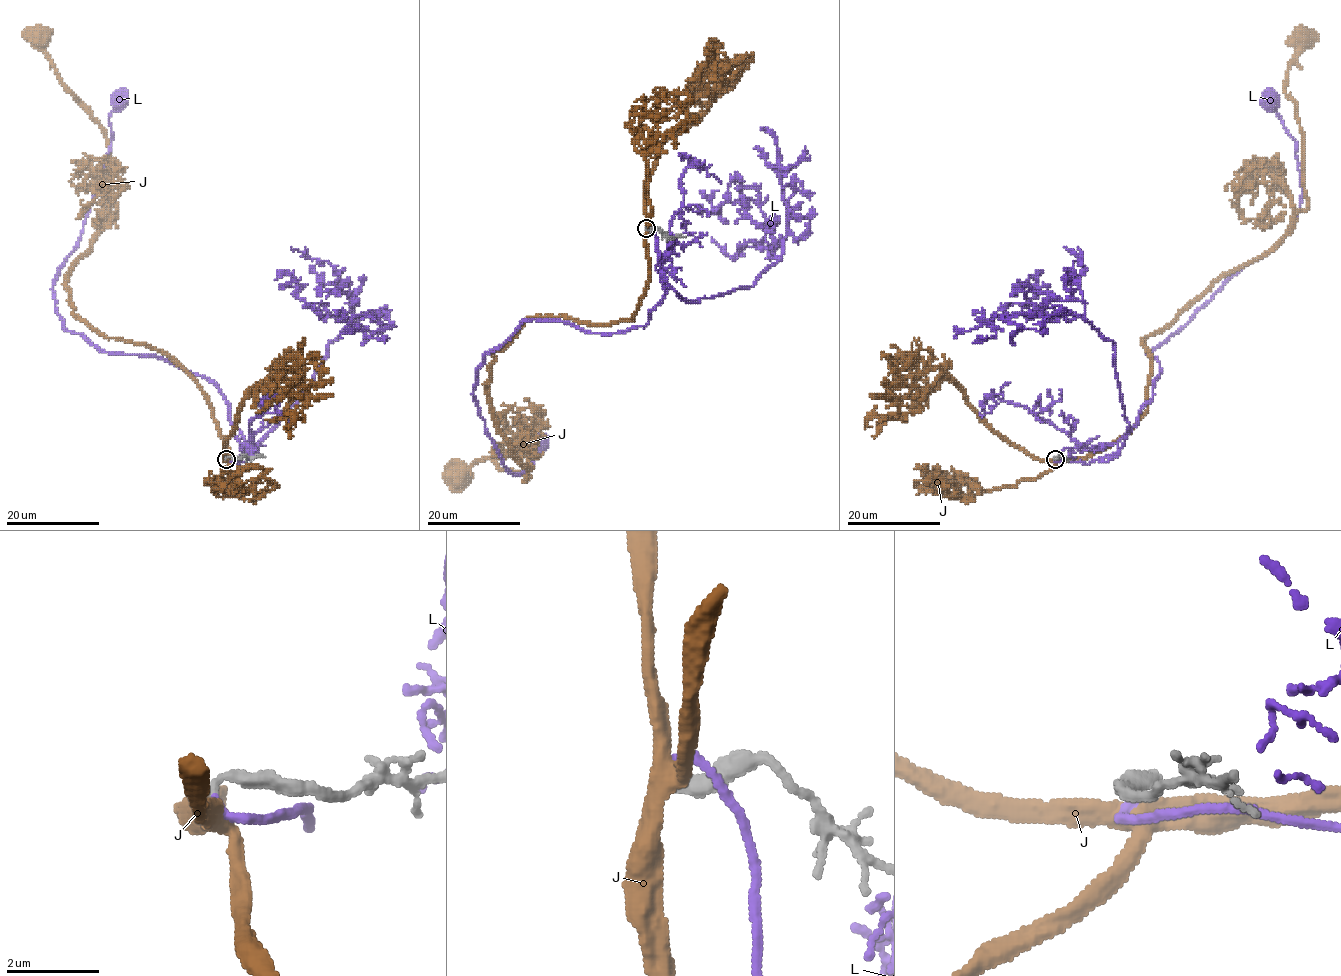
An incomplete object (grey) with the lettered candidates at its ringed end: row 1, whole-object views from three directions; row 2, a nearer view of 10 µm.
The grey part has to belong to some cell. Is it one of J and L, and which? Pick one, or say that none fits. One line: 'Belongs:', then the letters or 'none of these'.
Belongs: L

